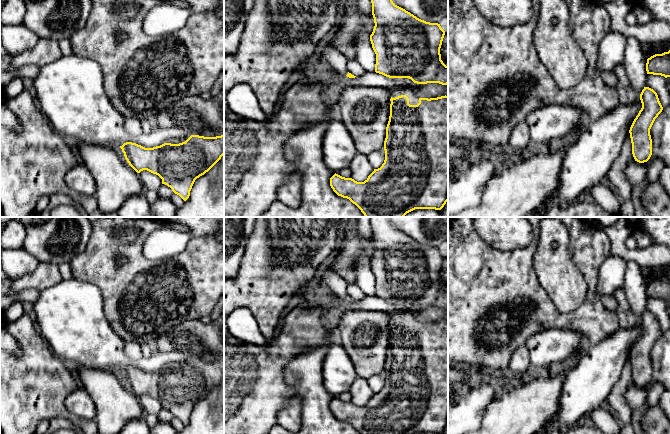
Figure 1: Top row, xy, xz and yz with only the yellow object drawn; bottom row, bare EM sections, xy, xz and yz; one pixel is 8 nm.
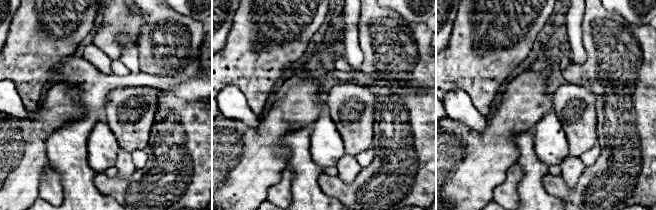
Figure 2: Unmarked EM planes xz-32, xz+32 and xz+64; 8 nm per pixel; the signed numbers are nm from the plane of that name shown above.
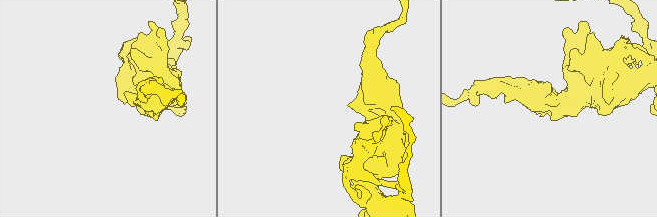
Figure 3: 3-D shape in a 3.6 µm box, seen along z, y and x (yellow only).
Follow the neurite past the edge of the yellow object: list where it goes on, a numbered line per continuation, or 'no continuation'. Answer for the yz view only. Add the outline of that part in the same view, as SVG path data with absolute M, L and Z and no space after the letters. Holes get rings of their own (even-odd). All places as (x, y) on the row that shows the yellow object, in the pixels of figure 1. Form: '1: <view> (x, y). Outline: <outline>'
no continuation

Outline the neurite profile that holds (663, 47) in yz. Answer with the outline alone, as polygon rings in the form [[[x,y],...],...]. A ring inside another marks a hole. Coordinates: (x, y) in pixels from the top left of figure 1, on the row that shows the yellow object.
[[[670,40],[666,42],[662,42],[660,44],[652,45],[650,52],[647,54],[646,58],[650,58],[655,54],[662,54],[664,52],[668,52],[670,50]]]

